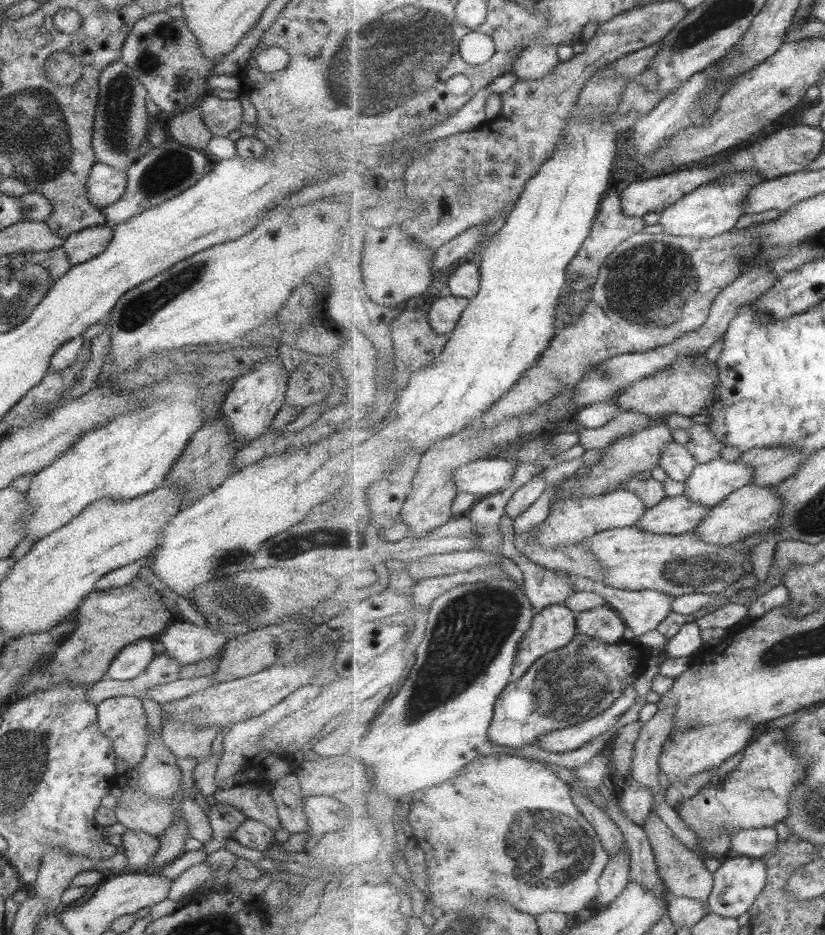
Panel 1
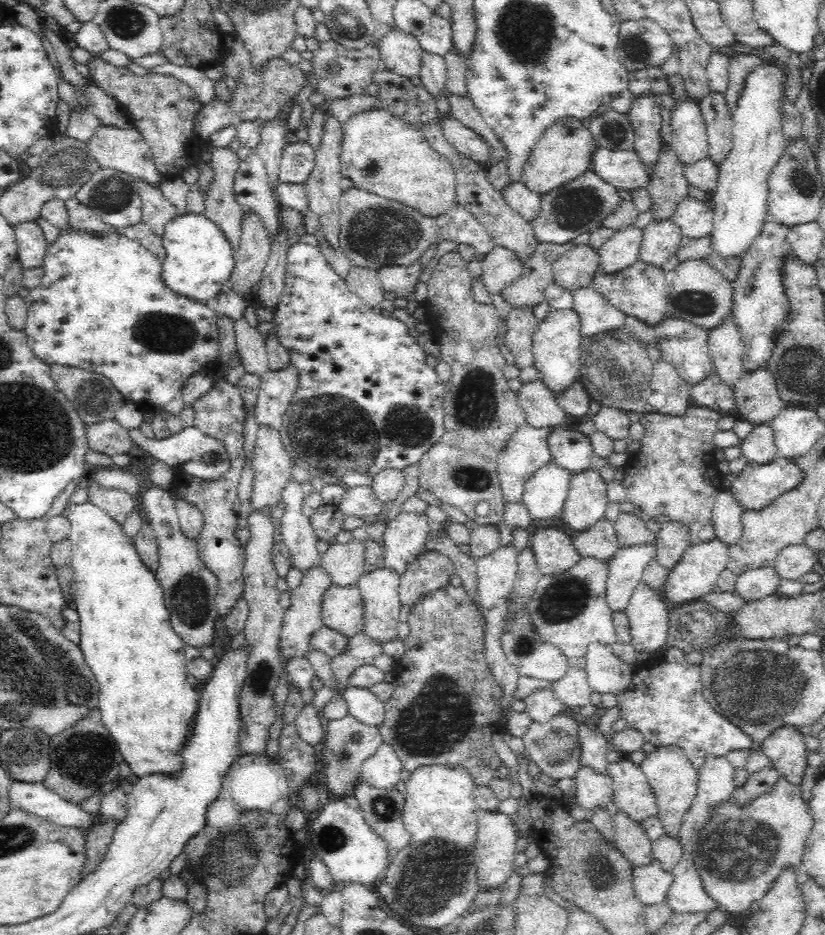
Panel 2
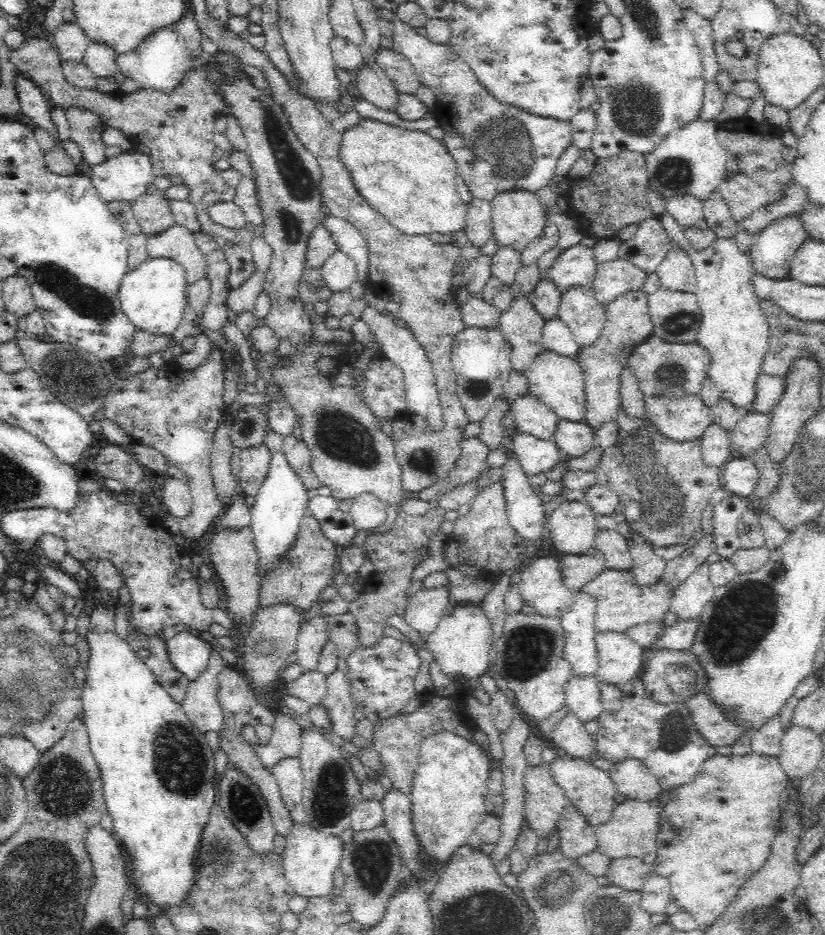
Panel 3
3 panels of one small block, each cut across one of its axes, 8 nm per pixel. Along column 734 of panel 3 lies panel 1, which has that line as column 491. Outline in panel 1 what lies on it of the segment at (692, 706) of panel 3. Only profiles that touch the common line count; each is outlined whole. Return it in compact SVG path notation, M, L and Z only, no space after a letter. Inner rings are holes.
M577 633L563 648L543 655L519 680L501 693L489 729L489 738L498 745L523 748L536 745L542 734L587 722L603 714L647 670L648 650L635 640L606 643Z

